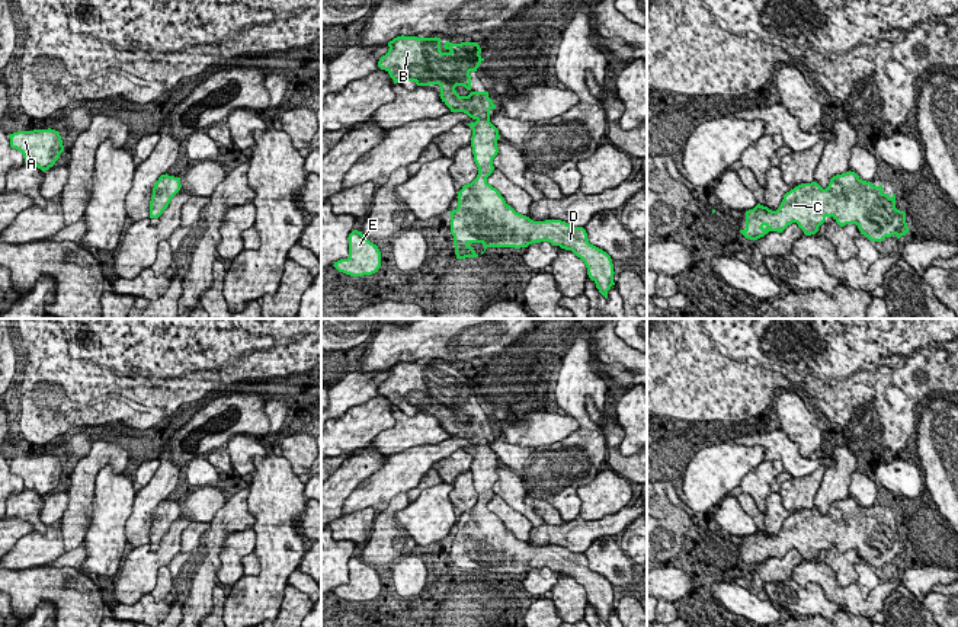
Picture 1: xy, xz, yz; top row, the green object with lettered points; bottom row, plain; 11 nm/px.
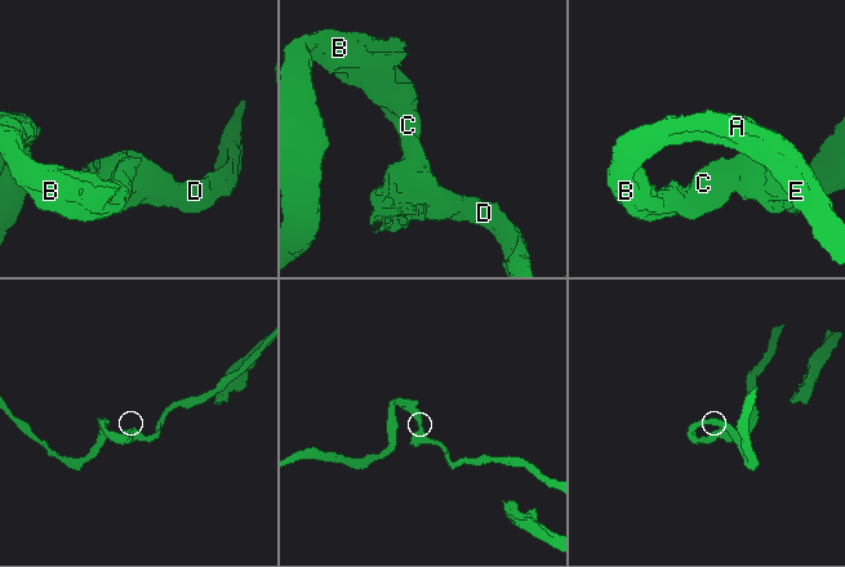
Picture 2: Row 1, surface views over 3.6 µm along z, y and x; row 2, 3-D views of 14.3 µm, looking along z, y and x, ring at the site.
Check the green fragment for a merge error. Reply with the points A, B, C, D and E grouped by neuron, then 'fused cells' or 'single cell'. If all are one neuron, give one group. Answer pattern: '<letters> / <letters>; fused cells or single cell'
A B C D E; single cell

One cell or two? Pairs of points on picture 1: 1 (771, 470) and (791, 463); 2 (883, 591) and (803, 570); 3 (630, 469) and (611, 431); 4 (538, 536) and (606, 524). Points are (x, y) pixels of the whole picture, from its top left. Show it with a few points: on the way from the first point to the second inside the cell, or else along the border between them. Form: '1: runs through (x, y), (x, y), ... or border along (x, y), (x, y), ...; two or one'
1: border along (765, 458), (779, 460), (784, 469); two
2: runs through (862, 601), (838, 594), (823, 579); one
3: runs through (621, 460), (614, 453), (614, 440); one
4: runs through (556, 536), (577, 536), (589, 531); one

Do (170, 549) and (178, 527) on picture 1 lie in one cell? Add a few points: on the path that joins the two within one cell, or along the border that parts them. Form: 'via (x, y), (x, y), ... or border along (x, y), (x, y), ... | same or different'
via (170, 543), (175, 533) | same

